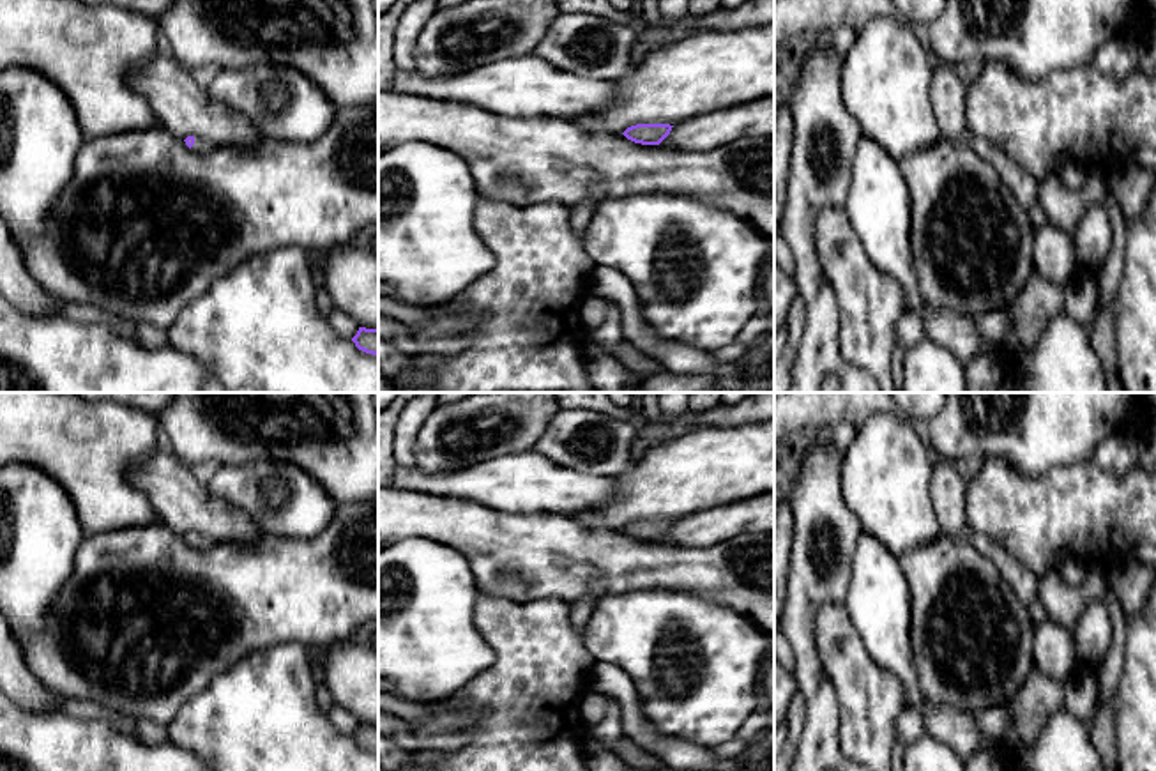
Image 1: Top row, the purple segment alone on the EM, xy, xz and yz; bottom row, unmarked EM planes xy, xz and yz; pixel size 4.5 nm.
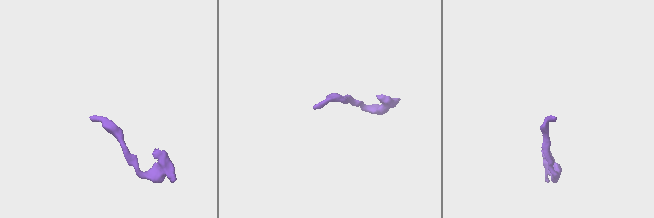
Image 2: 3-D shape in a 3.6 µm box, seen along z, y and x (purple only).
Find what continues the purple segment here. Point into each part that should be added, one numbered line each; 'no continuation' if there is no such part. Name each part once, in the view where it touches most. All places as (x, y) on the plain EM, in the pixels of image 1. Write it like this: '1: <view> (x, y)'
1: xy (202, 541)

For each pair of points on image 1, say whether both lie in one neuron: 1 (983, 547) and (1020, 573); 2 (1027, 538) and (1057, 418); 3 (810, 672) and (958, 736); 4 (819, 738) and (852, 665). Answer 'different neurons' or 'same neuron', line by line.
1: same neuron
2: different neurons
3: different neurons
4: different neurons

